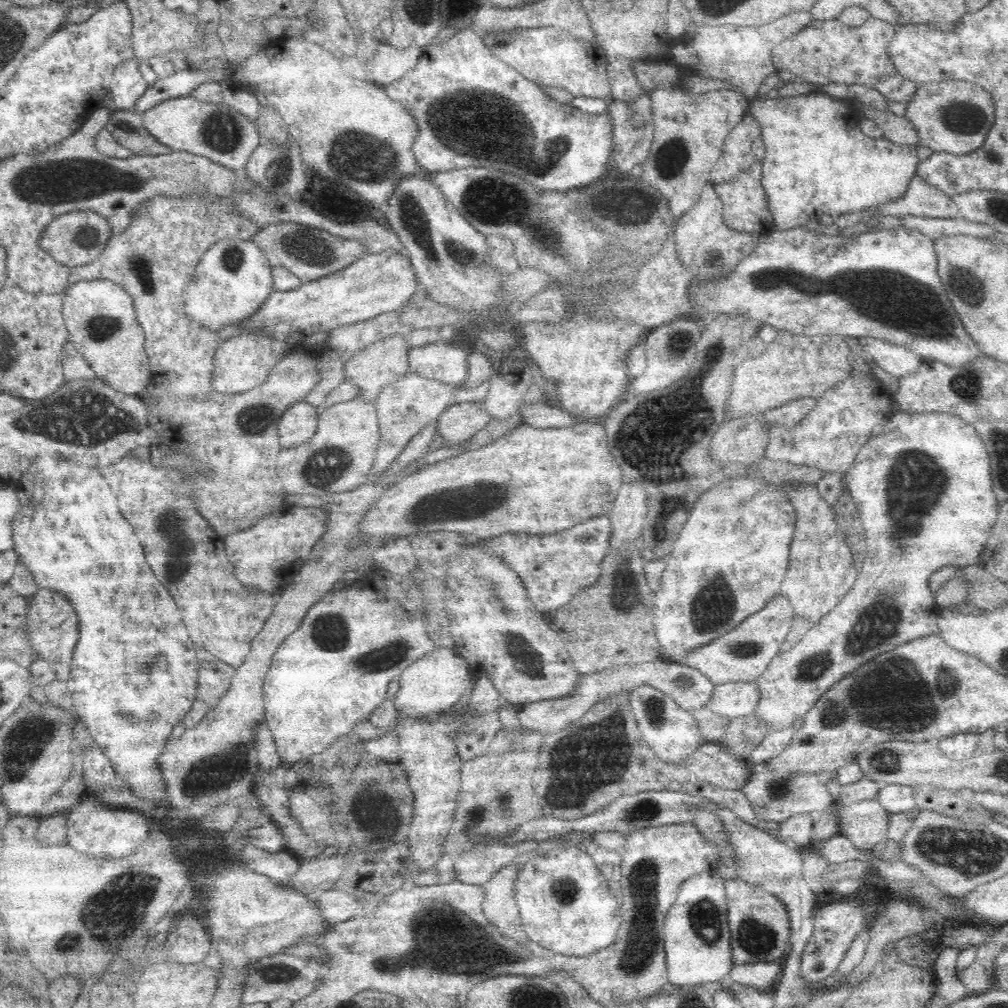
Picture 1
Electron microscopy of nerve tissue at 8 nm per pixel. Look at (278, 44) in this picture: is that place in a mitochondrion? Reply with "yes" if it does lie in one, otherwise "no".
no

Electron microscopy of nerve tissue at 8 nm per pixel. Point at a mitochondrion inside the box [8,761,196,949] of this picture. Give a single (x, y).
(111, 910)

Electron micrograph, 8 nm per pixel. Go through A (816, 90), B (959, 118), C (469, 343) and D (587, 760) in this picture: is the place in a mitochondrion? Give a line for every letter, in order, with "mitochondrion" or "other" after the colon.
A: other
B: mitochondrion
C: other
D: mitochondrion

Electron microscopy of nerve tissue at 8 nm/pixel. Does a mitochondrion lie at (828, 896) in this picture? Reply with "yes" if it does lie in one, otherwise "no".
no

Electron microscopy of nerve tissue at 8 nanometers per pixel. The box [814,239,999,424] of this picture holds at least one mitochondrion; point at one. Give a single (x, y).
(970, 292)

